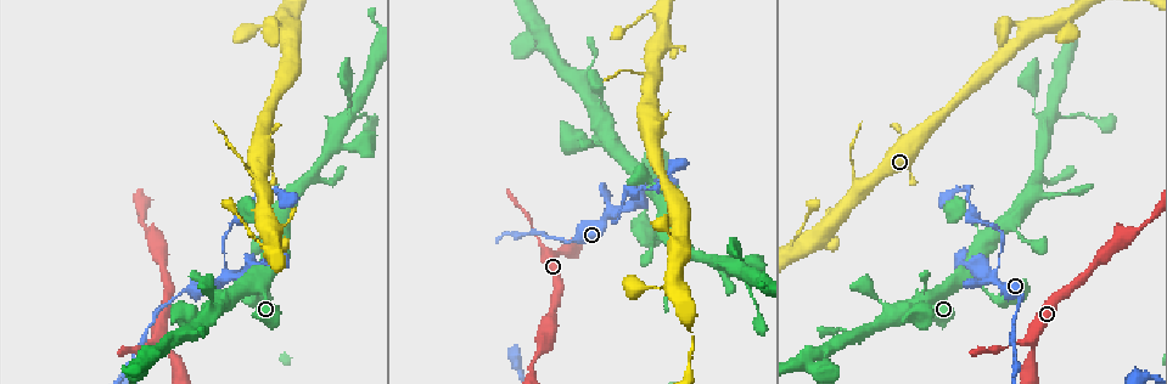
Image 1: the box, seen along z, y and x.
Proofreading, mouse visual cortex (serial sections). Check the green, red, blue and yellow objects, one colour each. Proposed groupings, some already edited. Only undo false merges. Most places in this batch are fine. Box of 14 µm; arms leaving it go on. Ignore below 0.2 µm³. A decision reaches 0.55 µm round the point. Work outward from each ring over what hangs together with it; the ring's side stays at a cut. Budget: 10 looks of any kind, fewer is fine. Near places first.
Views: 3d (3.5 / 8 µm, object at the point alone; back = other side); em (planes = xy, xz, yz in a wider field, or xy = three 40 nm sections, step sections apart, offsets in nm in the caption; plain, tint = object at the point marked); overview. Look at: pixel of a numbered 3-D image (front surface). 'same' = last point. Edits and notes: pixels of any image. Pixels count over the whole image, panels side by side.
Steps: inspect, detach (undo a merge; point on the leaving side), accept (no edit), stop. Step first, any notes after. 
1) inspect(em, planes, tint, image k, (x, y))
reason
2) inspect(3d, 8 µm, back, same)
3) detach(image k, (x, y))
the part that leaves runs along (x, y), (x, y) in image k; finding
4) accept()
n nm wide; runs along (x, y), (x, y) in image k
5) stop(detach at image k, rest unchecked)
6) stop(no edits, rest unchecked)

inspect(3d, 8 µm, image 1, (667, 287))
three arms meet

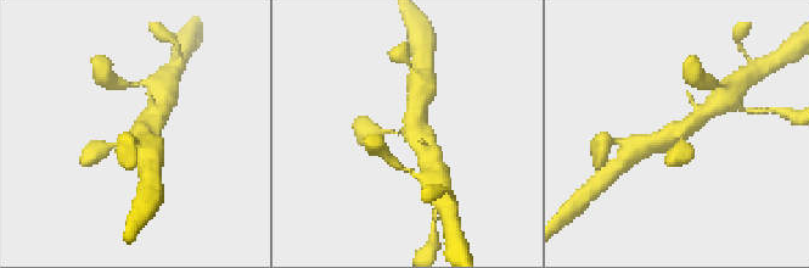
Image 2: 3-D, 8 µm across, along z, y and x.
inspect(3d, 3.5 µm, image 2, (405, 132))
zoom in

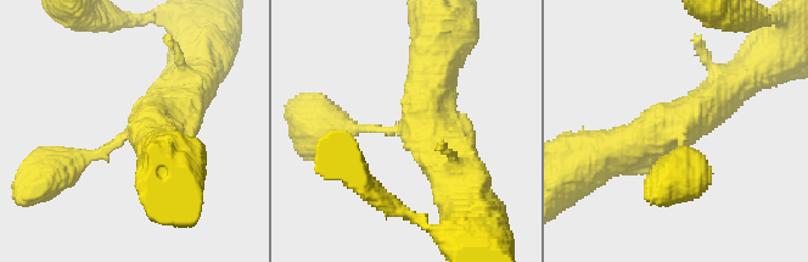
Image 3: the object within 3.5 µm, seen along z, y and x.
inspect(em, xy, step 1, tint, image 3, (409, 125))
3 arms; arms of 150, 500, 600 nm; shape alone is not enough

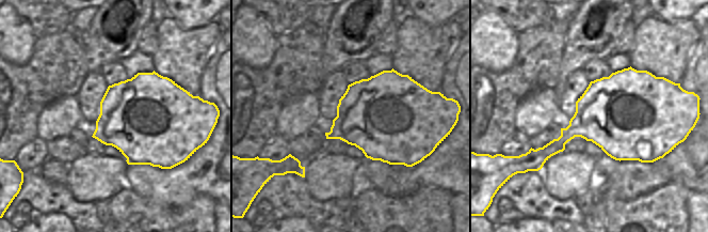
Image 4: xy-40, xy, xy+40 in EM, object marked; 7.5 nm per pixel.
accept()
runs along (598, 157), (657, 139), (729, 87) in image 3; continuous, no second cell

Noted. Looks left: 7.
inspect(3d, 3.5 µm, image 1, (612, 213))
thin arm on a thick one

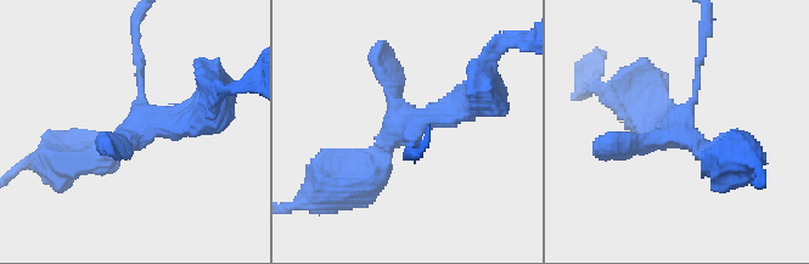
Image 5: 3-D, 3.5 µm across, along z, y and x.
inspect(em, xy, step 1, tint, image 5, (678, 126))
shape alone is not enough

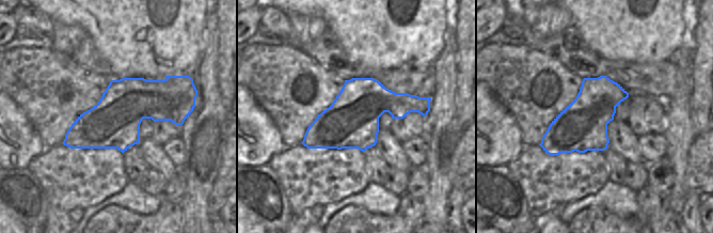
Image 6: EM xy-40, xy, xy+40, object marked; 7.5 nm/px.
inspect(em, xy, step 5, tint, same)

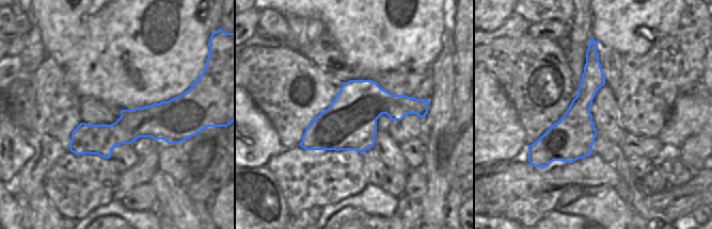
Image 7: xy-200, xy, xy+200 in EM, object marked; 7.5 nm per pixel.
accept()
runs along (594, 50), (576, 126), (547, 161) in image 7; continuous, no second cell

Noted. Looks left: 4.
inspect(em, xy, step 5, tint, image 1, (543, 345))
thick turns thin

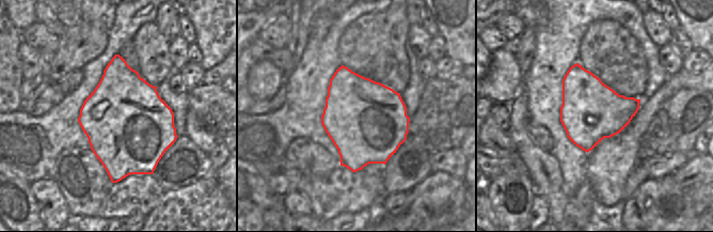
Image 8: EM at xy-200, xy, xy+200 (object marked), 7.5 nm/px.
inspect(3d, 3.5 µm, same)

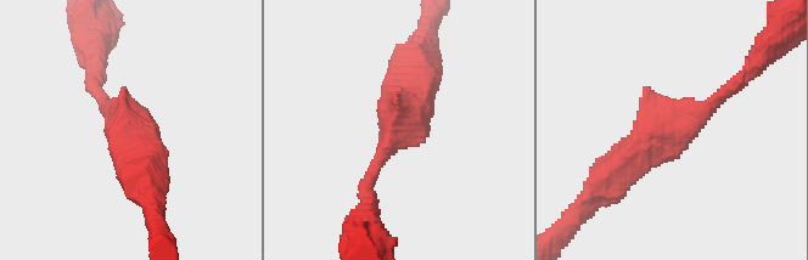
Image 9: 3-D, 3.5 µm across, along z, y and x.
accept()
600 nm wide; runs along (610, 176), (730, 86) in image 9; continuous, no second cell

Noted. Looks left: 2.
inspect(3d, 3.5 µm, image 1, (665, 204))
sudden change in width

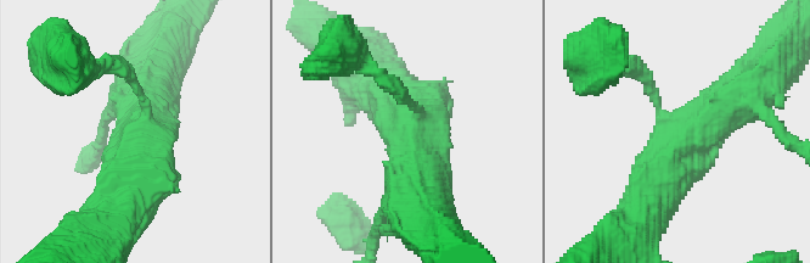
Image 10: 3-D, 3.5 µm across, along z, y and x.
accept()
3 arms; runs along (642, 213), (673, 154), (738, 98) in image 10; continuous, no second cell

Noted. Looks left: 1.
stop(no edits, rest unchecked)

